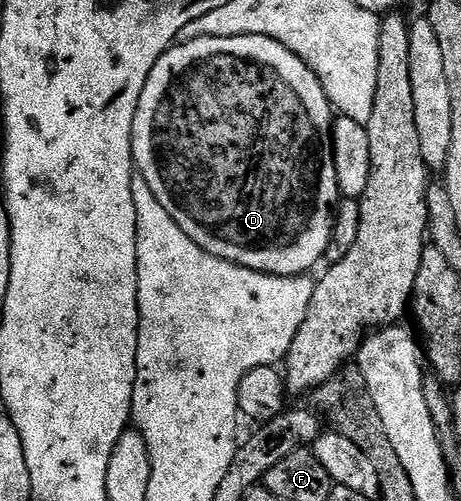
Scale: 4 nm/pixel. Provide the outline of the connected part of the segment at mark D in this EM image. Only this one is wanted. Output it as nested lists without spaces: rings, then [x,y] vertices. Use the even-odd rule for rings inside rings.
[[[239,34],[232,38],[187,39],[186,44],[182,43],[175,43],[174,47],[165,52],[160,62],[152,66],[148,82],[144,82],[132,126],[132,150],[137,175],[142,176],[148,186],[152,186],[156,202],[160,202],[160,206],[172,214],[176,226],[180,226],[180,230],[184,230],[184,234],[188,234],[196,246],[208,250],[208,254],[216,254],[216,258],[224,258],[257,272],[266,272],[270,276],[300,276],[309,273],[309,268],[316,267],[318,259],[320,262],[326,255],[336,209],[340,203],[332,139],[336,116],[330,107],[330,100],[324,94],[324,86],[300,57],[267,36]]]

